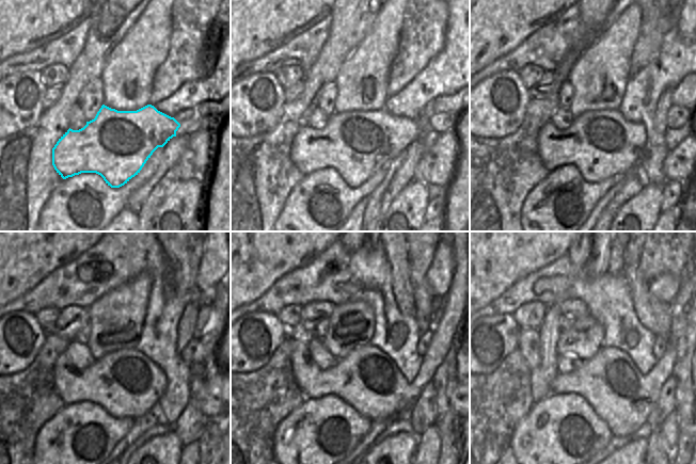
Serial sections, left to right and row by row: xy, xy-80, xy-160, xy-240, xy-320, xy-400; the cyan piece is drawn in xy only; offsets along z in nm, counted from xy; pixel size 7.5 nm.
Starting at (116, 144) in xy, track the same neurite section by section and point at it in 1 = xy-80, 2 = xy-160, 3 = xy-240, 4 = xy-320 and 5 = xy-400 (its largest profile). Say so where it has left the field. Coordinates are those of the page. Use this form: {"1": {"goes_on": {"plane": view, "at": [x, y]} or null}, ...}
{"1": {"goes_on": {"plane": "xy-80", "at": [357, 144]}}, "2": {"goes_on": {"plane": "xy-160", "at": [600, 144]}}, "3": {"goes_on": {"plane": "xy-240", "at": [127, 384]}}, "4": {"goes_on": {"plane": "xy-320", "at": [367, 380]}}, "5": {"goes_on": {"plane": "xy-400", "at": [623, 398]}}}

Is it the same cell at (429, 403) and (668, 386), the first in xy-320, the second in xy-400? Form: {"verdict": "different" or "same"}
{"verdict": "same"}

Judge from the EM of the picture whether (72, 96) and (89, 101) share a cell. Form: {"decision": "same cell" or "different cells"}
{"decision": "different cells"}

